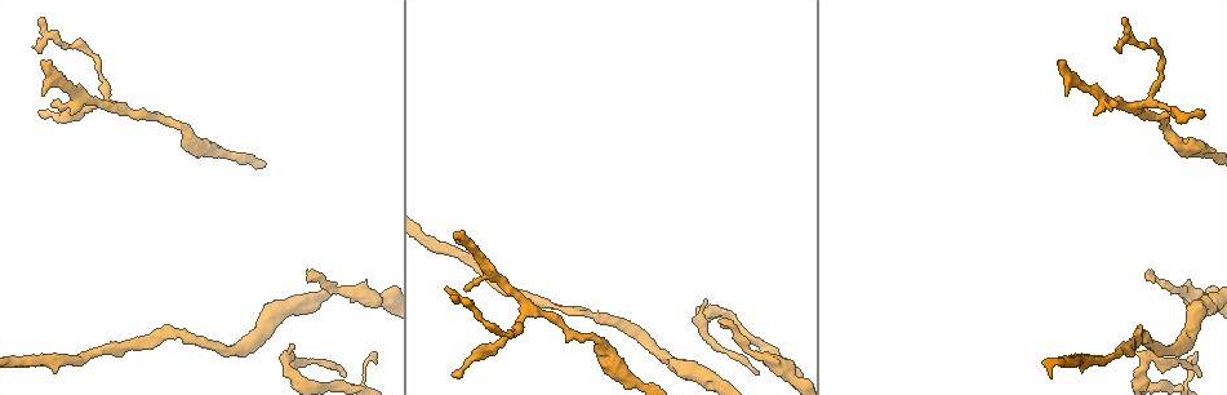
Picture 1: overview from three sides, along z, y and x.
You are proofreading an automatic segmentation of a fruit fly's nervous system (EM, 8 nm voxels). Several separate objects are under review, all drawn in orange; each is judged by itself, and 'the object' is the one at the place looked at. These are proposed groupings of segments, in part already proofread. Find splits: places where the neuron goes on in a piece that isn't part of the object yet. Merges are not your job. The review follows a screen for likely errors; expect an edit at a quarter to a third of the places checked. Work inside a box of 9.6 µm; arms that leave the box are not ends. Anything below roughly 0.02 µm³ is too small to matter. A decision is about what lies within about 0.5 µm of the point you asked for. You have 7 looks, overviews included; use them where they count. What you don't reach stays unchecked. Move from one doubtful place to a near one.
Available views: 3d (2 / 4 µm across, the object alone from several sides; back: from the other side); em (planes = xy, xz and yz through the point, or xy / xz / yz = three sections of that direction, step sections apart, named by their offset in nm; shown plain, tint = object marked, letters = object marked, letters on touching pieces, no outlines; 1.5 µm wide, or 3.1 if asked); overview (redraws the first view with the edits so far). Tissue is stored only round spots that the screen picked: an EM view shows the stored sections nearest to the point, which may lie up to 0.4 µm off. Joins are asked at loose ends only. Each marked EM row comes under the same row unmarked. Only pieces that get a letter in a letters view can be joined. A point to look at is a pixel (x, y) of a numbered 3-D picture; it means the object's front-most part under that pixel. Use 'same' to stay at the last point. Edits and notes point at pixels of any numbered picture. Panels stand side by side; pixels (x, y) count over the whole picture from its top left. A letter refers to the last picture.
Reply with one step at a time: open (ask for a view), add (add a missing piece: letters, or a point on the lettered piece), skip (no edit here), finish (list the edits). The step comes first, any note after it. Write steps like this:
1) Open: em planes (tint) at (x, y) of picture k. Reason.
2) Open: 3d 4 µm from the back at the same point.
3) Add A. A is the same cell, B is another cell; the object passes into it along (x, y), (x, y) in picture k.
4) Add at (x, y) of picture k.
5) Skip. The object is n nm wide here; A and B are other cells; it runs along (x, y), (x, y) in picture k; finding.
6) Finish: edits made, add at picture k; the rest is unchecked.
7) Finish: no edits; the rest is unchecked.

Open: 3d 4 µm at (705, 298) of picture 1. Branch stops here.

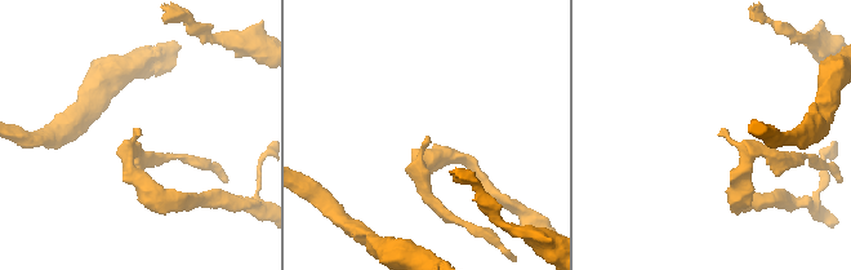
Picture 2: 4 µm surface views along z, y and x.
Open: em xy step 4 (letters) at (425, 136) of picture 2.

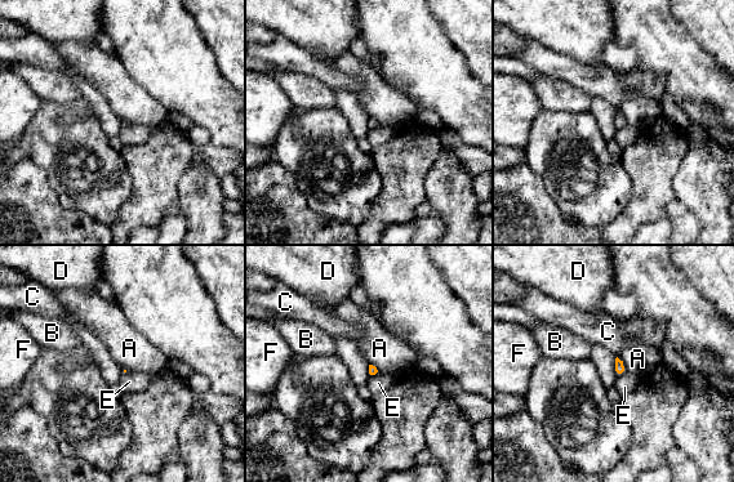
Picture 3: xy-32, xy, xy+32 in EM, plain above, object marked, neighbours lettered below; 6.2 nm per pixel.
Open: em planes (letters) at the same point. Cut it another way.

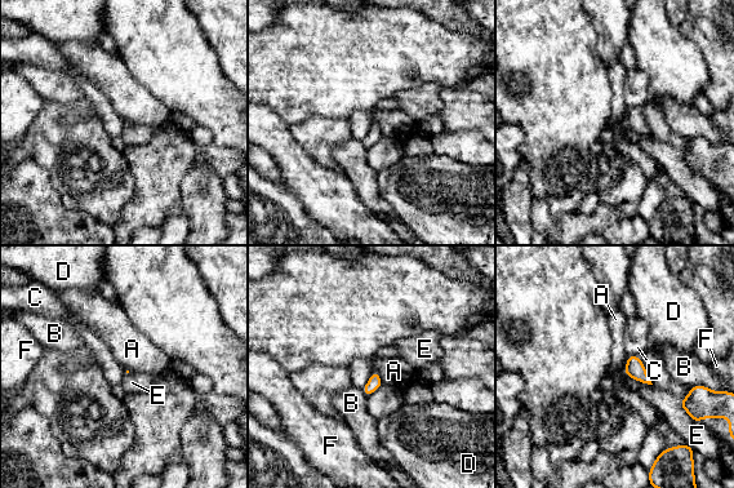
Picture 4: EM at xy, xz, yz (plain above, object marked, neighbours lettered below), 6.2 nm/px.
Skip. A, B, C, D, E and F are other cells; none of them fits.

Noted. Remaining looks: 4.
Open: 3d 4 µm at (1200, 377) of picture 1. An open end.

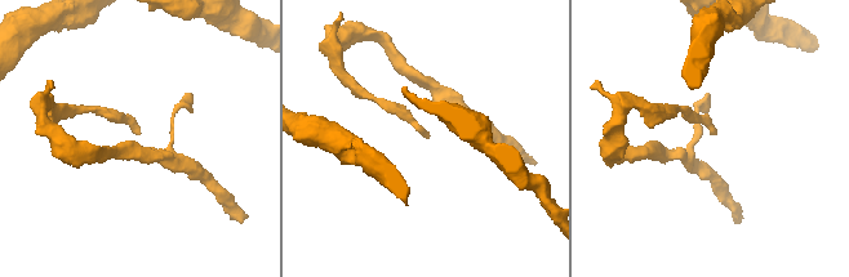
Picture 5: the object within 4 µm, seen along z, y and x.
Open: em planes (letters) at (140, 134) of picture 5. Need the tissue.

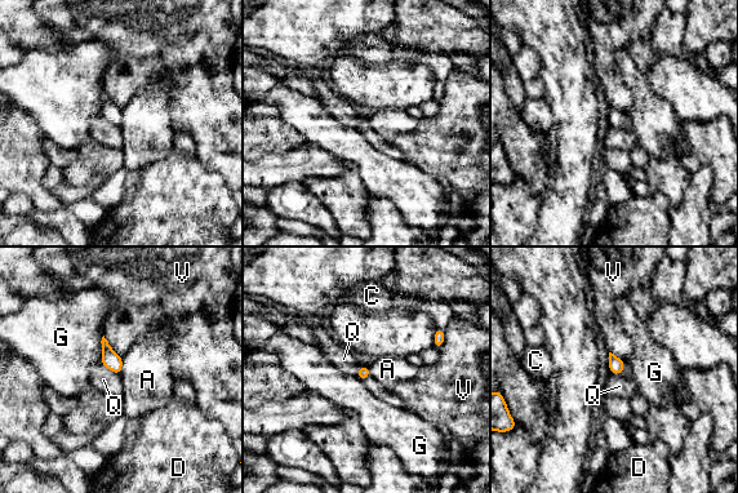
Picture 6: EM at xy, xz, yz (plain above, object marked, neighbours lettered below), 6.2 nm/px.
Skip. The longest contact is with V, 180 nm; A, C, D, G, Q and V are other cells; a border runs along (123, 356), (123, 371), (119, 374) in picture 6; no lettered piece goes on from it.

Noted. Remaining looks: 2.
Finish: no edits; the rest is unchecked.

